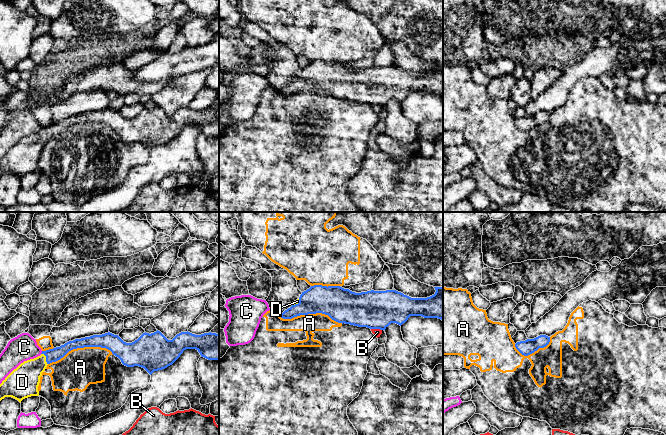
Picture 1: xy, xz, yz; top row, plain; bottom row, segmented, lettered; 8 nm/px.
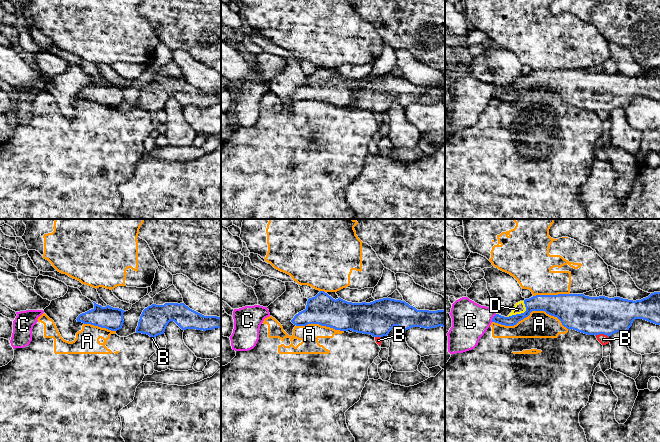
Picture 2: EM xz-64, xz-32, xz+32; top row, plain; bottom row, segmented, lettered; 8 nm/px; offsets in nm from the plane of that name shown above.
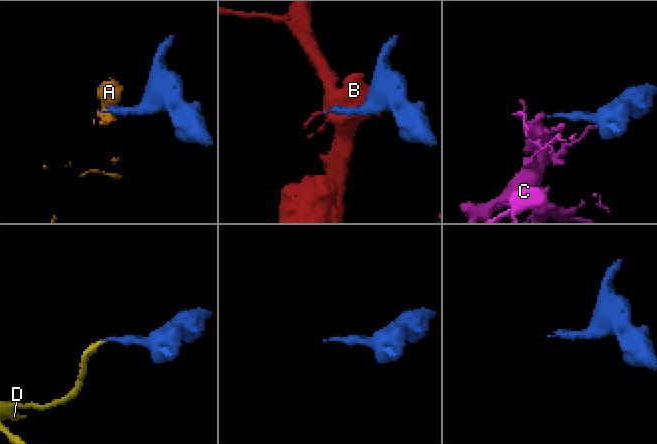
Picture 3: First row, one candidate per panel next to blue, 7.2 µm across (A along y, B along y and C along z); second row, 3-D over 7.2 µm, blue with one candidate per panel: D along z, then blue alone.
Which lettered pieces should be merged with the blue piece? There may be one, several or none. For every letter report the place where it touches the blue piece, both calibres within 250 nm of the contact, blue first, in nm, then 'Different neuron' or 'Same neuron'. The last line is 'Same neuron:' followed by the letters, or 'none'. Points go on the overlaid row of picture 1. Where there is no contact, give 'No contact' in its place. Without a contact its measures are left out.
A: Touches blue at xy (80, 347). Thickness 130 nm (blue) against 320 nm. Different neuron
B: Touches blue at xz (376, 328). Thickness 300 nm (blue) against 60 nm. Different neuron
C: Touches blue at xy (42, 352). Thickness 110 nm (blue) against 220 nm. Different neuron
D: Touches blue at xy (46, 358). Thickness 110 nm (blue) against 240 nm. Same neuron
Same neuron: D

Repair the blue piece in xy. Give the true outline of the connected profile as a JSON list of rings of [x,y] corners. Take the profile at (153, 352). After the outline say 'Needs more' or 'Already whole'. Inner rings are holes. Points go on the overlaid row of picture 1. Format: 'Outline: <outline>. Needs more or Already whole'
Outline: [[[160,331],[143,333],[132,343],[124,342],[110,332],[69,341],[60,347],[42,351],[41,355],[24,361],[0,384],[0,401],[12,397],[20,403],[31,396],[39,396],[40,377],[48,364],[63,358],[69,351],[84,347],[106,348],[127,367],[139,366],[150,375],[172,365],[186,349],[196,349],[201,357],[219,360],[219,334],[195,335],[181,332],[168,340]]]. Needs more

